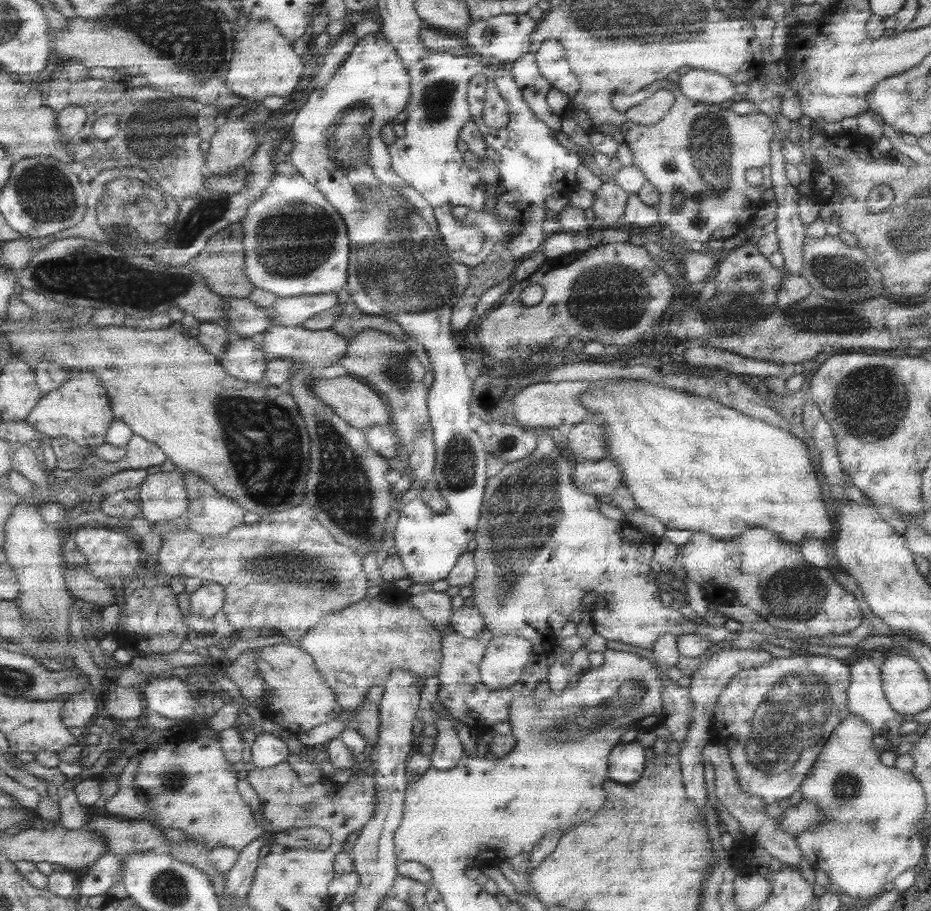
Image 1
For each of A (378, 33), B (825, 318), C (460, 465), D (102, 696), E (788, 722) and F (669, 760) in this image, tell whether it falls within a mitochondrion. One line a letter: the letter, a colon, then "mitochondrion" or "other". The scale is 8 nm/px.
A: other
B: mitochondrion
C: mitochondrion
D: other
E: mitochondrion
F: other

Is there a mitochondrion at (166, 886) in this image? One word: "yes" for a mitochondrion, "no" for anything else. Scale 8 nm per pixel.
yes

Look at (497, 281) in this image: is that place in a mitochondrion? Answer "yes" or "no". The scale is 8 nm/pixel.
no

